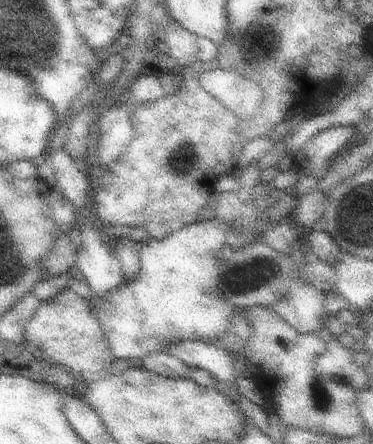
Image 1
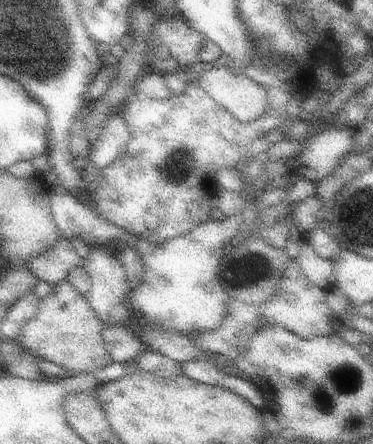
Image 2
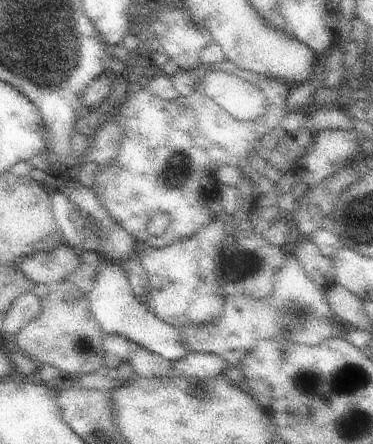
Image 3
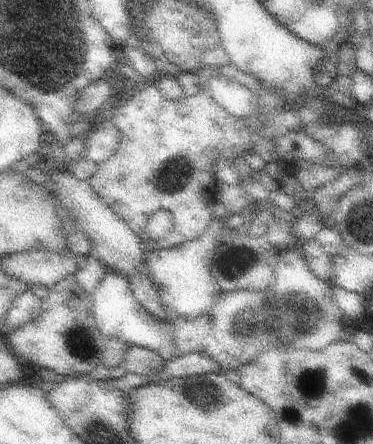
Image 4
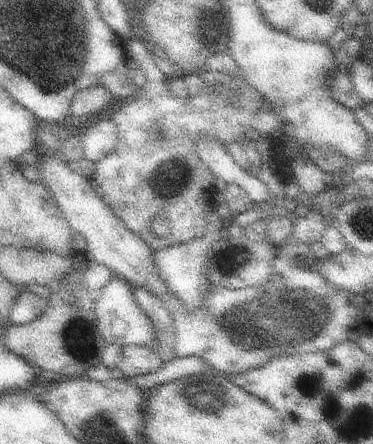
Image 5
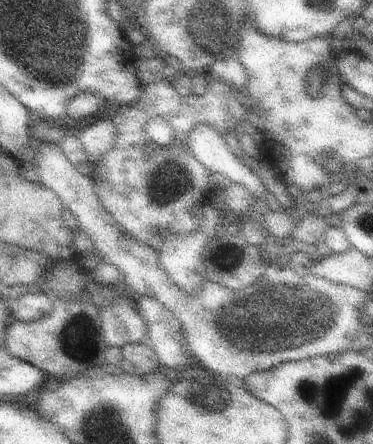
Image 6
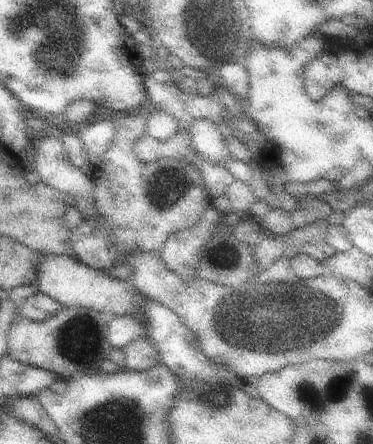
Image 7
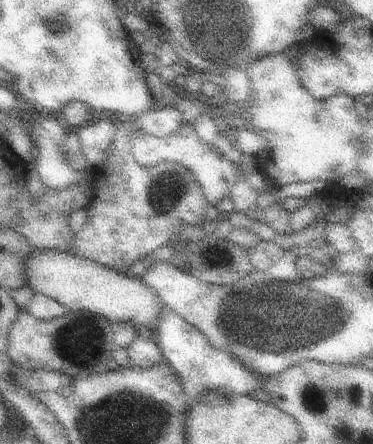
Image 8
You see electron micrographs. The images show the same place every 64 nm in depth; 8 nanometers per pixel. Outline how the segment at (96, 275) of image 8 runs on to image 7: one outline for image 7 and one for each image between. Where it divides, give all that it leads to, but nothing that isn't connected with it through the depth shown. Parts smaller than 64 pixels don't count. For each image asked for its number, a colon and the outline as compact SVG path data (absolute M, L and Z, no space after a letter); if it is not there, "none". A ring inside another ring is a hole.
7: M69 256L41 258L37 268L37 290L39 294L45 294L47 298L55 300L61 306L81 306L81 308L93 308L97 312L107 310L111 314L133 314L139 316L141 320L145 316L143 306L147 298L141 292L135 292L135 288L129 282L119 282L107 276L105 272L91 270L87 264L81 264L77 258L69 258Z

